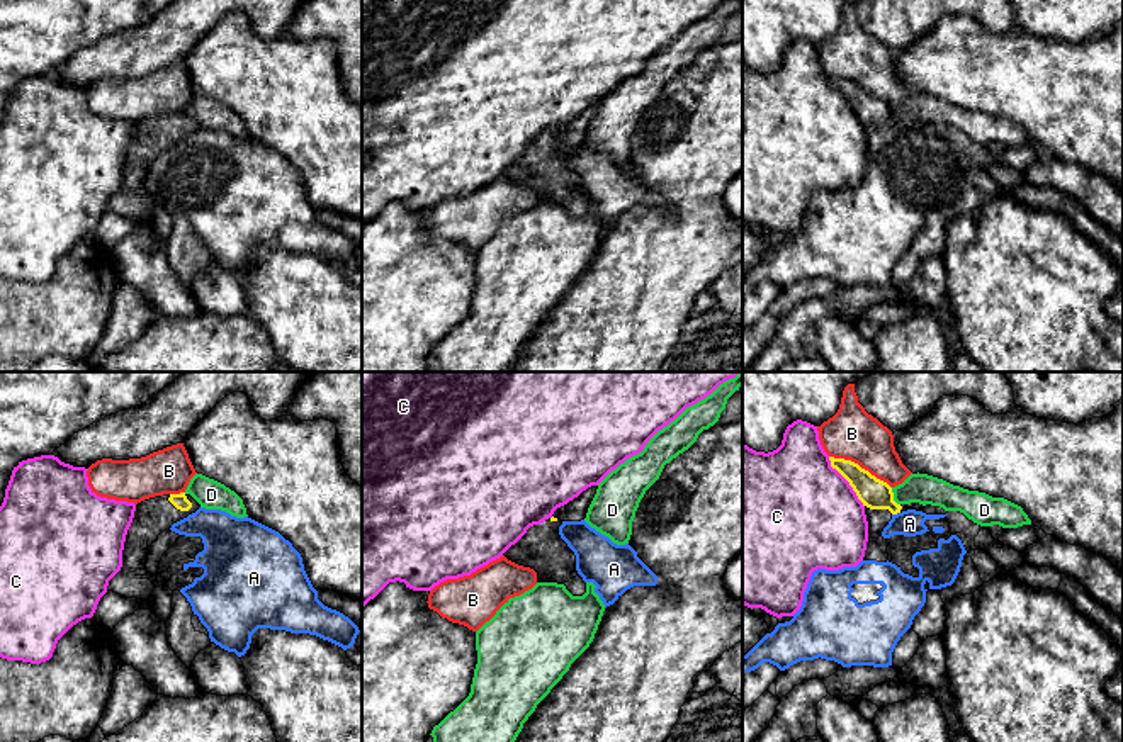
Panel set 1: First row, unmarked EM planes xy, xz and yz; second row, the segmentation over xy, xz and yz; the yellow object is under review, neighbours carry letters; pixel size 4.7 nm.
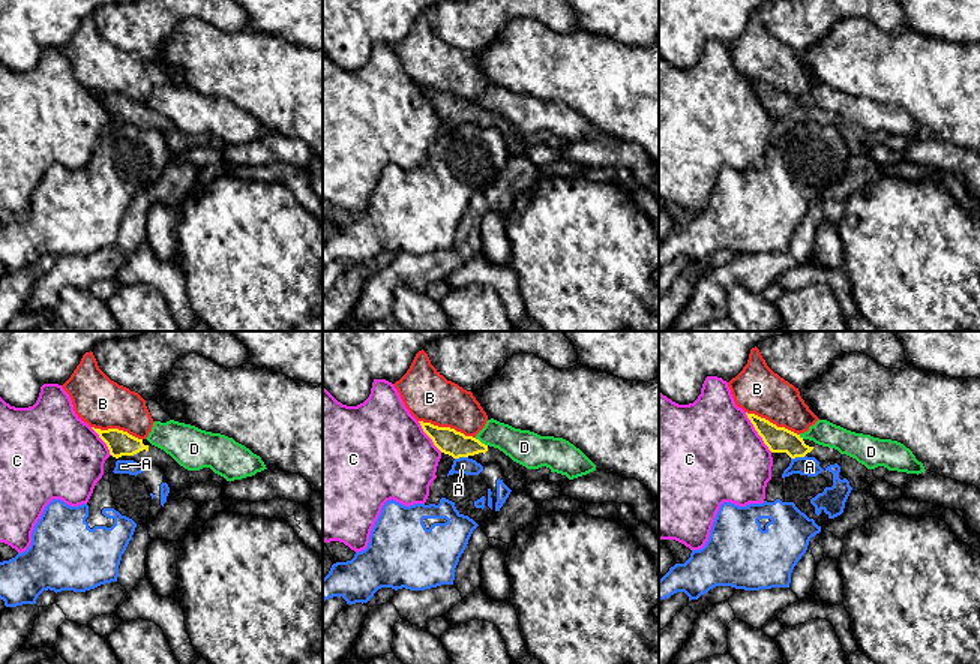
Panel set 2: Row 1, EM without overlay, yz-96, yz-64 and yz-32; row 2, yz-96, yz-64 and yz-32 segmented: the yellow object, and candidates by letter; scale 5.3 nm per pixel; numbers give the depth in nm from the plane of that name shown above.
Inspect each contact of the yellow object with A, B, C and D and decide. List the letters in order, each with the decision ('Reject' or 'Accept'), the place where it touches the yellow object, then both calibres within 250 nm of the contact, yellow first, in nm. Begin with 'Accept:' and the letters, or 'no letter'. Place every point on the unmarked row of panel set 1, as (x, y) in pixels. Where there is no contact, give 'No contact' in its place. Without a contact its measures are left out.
Accept: no letter
A: Reject. Touches yellow at yz (896, 133). Thickness 140 nm (yellow) against 130 nm
B: Reject. Touches yellow at yz (858, 85). Thickness 140 nm (yellow) against 240 nm
C: Reject. Touches yellow at yz (848, 101). Thickness 140 nm (yellow) against 500 nm
D: Reject. Touches yellow at yz (892, 116). Thickness 140 nm (yellow) against 140 nm

